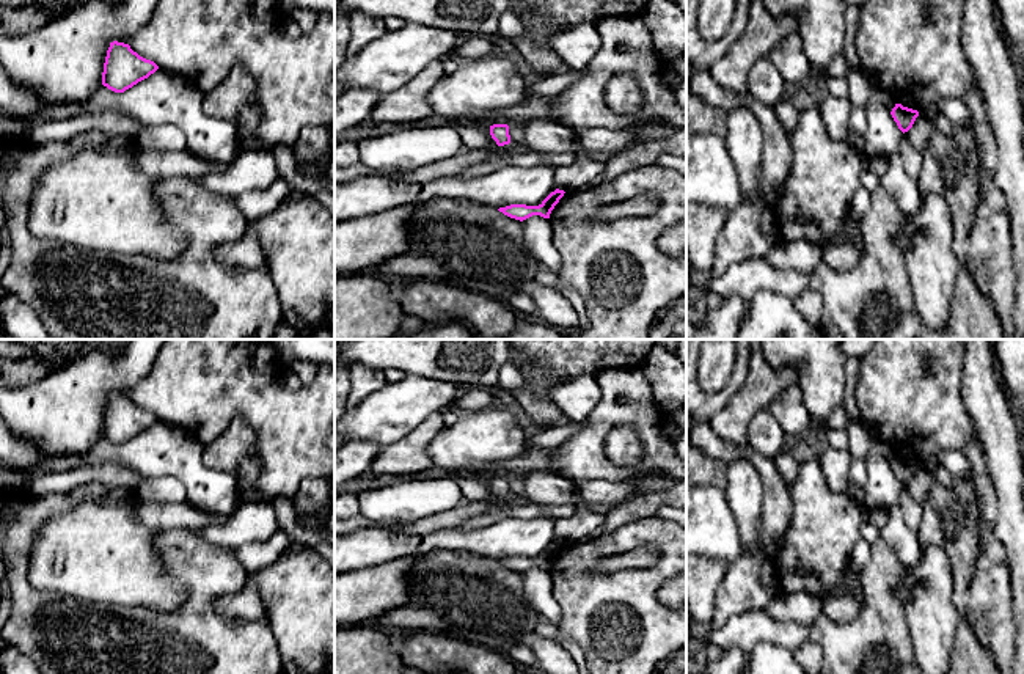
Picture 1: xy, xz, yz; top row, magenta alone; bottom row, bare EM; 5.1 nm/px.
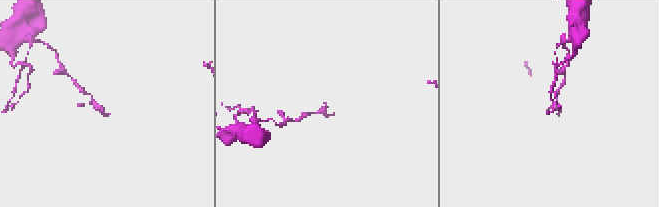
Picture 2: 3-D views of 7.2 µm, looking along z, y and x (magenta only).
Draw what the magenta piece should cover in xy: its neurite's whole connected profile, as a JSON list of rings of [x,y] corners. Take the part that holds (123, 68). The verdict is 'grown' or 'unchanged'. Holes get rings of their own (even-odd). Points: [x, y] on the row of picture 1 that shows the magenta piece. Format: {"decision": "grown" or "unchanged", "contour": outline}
{"decision": "unchanged", "contour": [[[113,41],[107,50],[102,85],[115,93],[124,93],[157,69],[154,61],[140,57],[129,44]]]}

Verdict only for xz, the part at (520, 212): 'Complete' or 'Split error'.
Complete

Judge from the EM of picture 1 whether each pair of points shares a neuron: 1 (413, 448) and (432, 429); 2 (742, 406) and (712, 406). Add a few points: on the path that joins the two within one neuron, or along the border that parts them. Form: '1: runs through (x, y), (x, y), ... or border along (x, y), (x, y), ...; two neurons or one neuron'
1: runs through (418, 443), (427, 434); one neuron
2: border along (745, 376), (738, 390), (709, 423); two neurons

